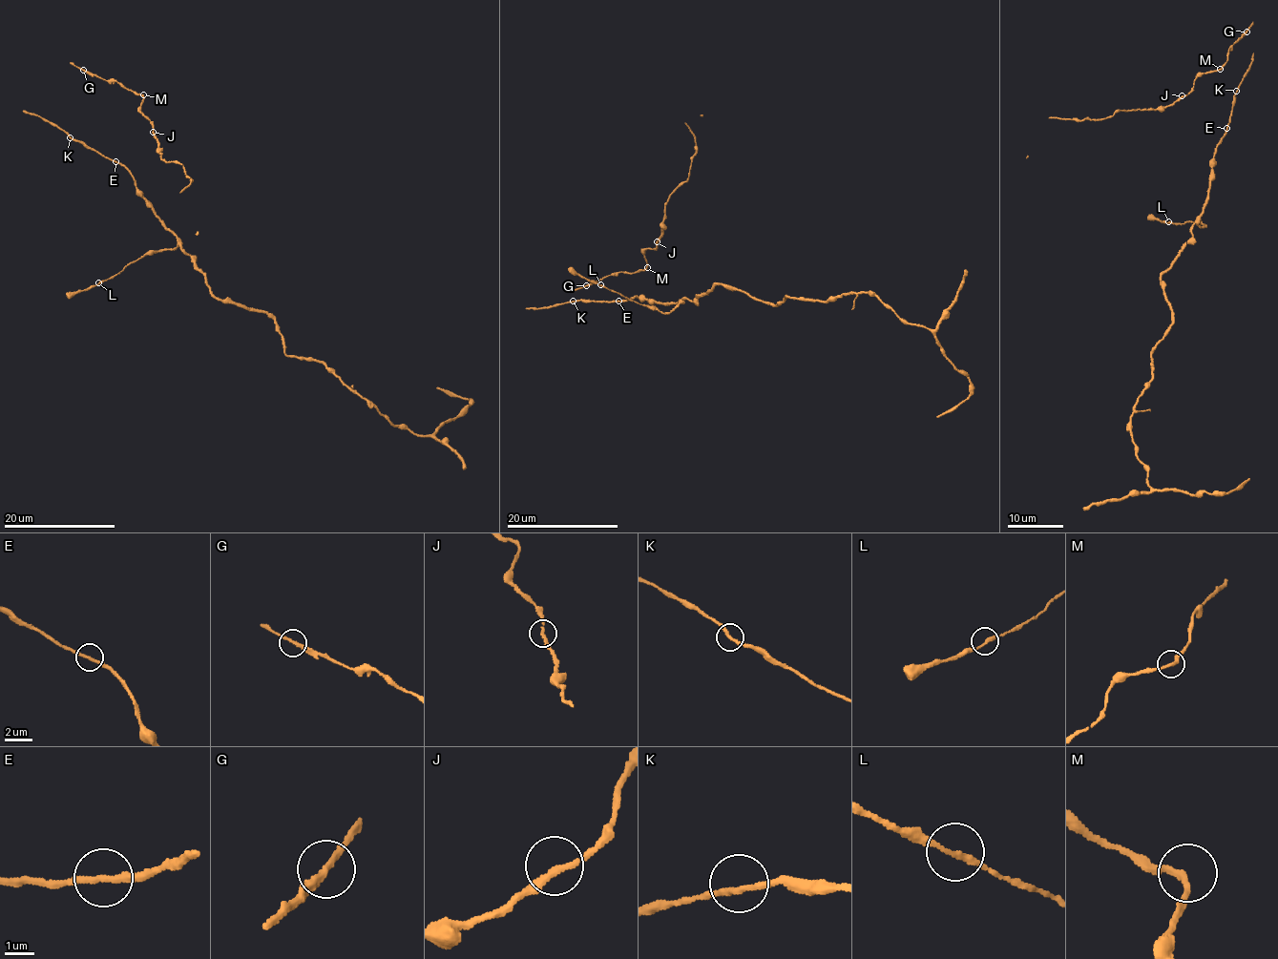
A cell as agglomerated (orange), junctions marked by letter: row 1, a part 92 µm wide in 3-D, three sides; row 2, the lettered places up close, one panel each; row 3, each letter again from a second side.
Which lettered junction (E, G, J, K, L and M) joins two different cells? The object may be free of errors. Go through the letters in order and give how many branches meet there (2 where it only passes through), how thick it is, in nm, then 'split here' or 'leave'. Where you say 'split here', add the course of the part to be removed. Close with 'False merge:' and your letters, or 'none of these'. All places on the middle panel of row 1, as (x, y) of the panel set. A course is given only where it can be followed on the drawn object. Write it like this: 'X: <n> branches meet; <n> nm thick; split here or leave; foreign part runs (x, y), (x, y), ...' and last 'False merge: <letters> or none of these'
E: 2 branches meet; 220 nm thick; leave
G: 2 branches meet; 200 nm thick; leave
J: 2 branches meet; 220 nm thick; leave
K: 2 branches meet; 220 nm thick; leave
L: 2 branches meet; 200 nm thick; leave
M: 2 branches meet; 200 nm thick; leave
False merge: none of these

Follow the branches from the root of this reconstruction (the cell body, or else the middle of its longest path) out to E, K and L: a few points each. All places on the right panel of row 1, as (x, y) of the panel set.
E: (1209, 186), (1211, 161), (1226, 128)
K: (1209, 186), (1211, 161), (1216, 147), (1226, 132), (1236, 91)
L: (1209, 186), (1208, 199), (1197, 222), (1205, 227), (1199, 220), (1175, 224), (1168, 221)

